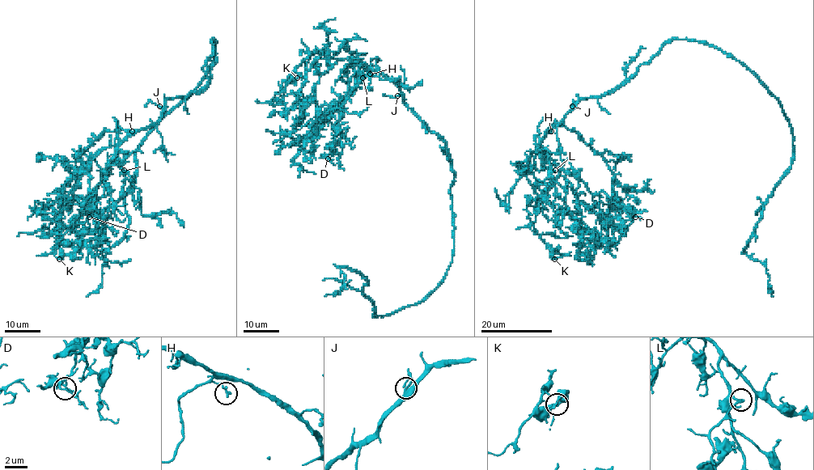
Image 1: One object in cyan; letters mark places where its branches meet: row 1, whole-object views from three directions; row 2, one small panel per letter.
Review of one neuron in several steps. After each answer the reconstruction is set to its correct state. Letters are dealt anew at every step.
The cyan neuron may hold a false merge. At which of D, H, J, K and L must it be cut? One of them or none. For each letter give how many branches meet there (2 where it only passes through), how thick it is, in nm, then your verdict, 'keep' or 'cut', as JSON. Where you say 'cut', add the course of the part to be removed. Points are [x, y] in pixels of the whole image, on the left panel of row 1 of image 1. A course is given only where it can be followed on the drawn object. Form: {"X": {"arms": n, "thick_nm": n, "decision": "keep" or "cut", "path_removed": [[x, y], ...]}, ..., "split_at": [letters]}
{"D": {"arms": 2, "thick_nm": 130, "decision": "keep"}, "H": {"arms": 2, "thick_nm": 160, "decision": "keep"}, "J": {"arms": 2, "thick_nm": 160, "decision": "keep"}, "K": {"arms": 2, "thick_nm": 140, "decision": "keep"}, "L": {"arms": 2, "thick_nm": 140, "decision": "keep"}, "split_at": []}

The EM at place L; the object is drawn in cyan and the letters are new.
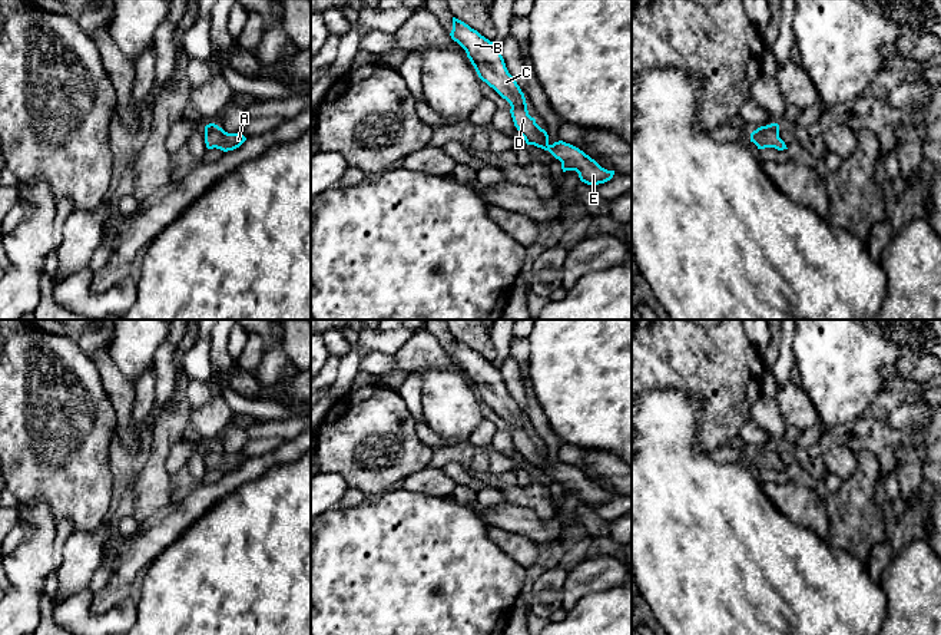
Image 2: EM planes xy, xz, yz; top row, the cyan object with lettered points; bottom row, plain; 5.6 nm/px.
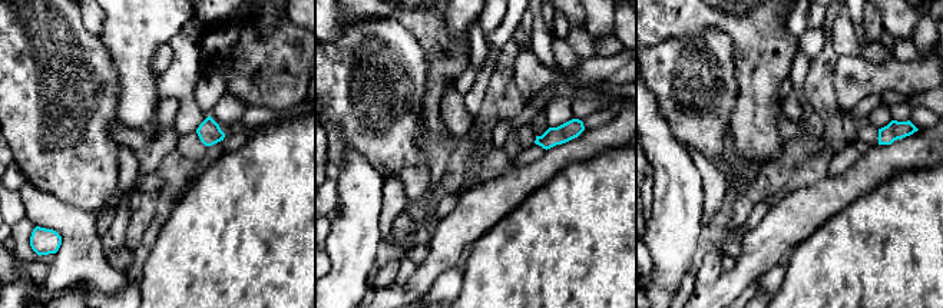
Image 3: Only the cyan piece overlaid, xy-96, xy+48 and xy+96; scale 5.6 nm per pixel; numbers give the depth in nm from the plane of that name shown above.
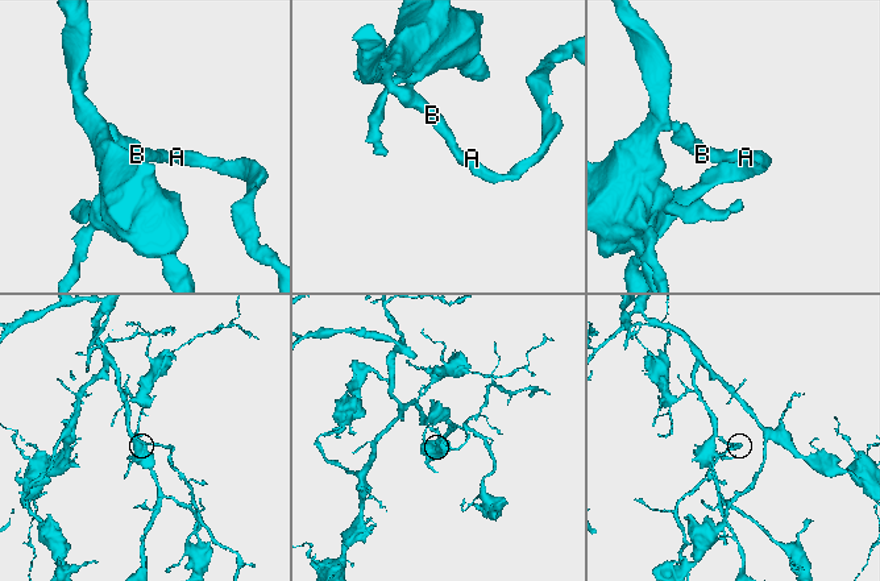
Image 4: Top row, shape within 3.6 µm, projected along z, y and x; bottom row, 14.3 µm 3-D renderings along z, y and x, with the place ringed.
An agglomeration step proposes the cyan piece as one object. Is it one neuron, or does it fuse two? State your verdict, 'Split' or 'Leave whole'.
Leave whole

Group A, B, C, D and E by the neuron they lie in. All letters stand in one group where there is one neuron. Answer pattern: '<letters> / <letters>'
A B C D E

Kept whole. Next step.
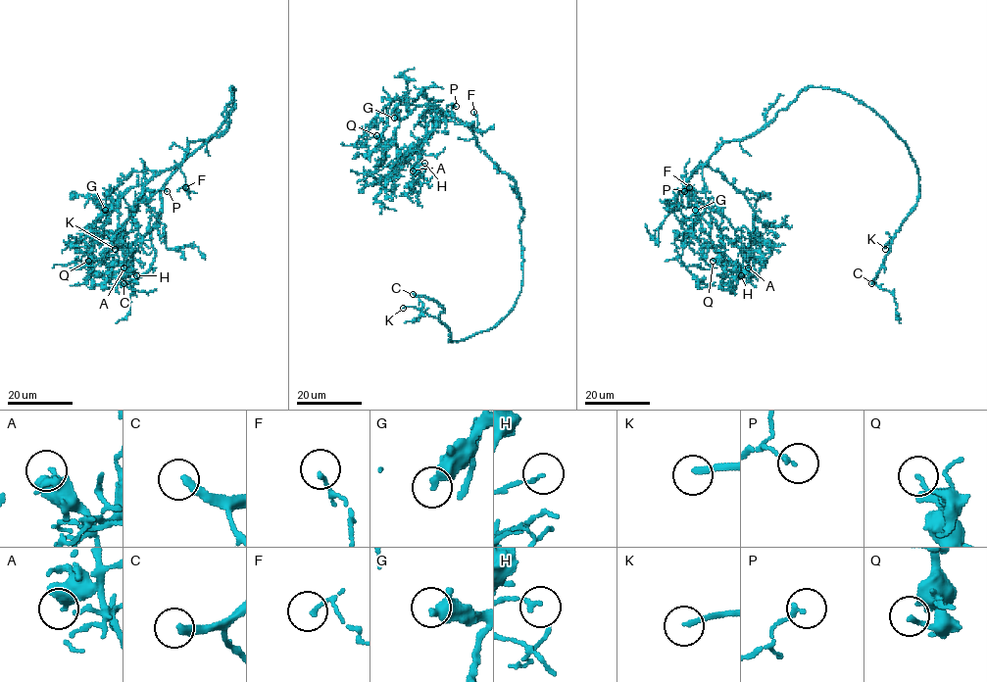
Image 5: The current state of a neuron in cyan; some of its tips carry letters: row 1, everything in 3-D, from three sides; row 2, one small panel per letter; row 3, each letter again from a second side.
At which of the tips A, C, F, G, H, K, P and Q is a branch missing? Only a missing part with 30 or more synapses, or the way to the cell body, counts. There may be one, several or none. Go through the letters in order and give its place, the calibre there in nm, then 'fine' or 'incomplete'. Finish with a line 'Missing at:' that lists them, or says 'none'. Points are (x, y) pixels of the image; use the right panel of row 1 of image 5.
A: place (748, 267); calibre 400 nm; fine
C: place (871, 283); calibre 320 nm; incomplete
F: place (689, 187); calibre 150 nm; fine
G: place (695, 210); calibre 460 nm; fine
H: place (741, 275); calibre 160 nm; incomplete
K: place (885, 249); calibre 200 nm; incomplete
P: place (684, 191); calibre 160 nm; fine
Q: place (713, 261); calibre 140 nm; fine
Missing at: C, H, K

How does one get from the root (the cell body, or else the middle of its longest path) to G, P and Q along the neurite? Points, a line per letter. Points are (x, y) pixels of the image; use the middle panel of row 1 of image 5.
G: (519, 224), (516, 183), (477, 145), (468, 127), (431, 106), (419, 105), (406, 117), (394, 118)
P: (519, 224), (522, 209), (516, 183), (477, 145), (475, 135), (459, 120), (433, 109), (431, 115), (456, 106)
Q: (519, 224), (516, 183), (459, 120), (431, 106), (401, 102), (387, 118), (380, 141), (376, 135)

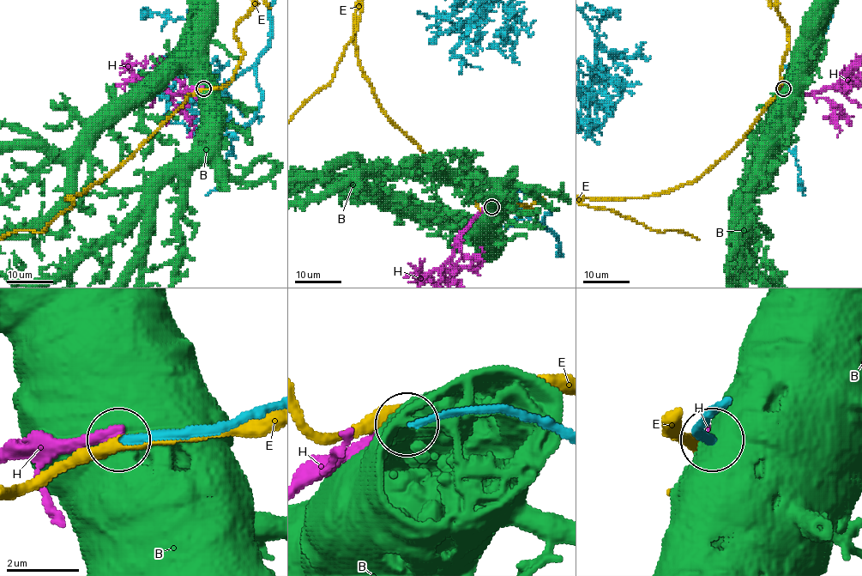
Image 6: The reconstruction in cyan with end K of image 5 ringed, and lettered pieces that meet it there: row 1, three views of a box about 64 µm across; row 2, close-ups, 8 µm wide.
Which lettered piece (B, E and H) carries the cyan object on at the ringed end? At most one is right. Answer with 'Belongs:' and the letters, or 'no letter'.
Belongs: no letter

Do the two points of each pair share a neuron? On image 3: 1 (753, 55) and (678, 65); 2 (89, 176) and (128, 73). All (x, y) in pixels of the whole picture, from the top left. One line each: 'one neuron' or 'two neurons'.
1: two neurons
2: two neurons

